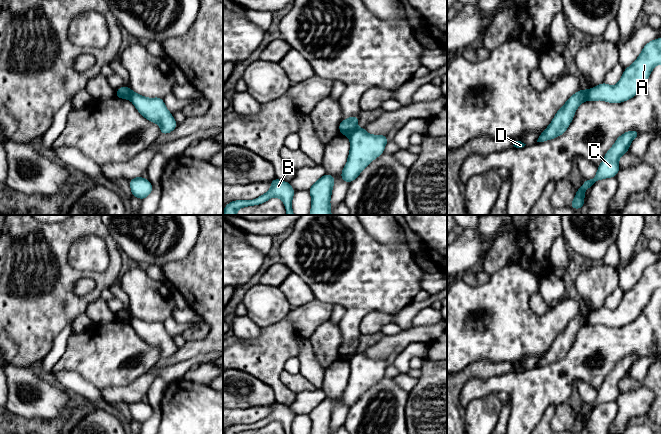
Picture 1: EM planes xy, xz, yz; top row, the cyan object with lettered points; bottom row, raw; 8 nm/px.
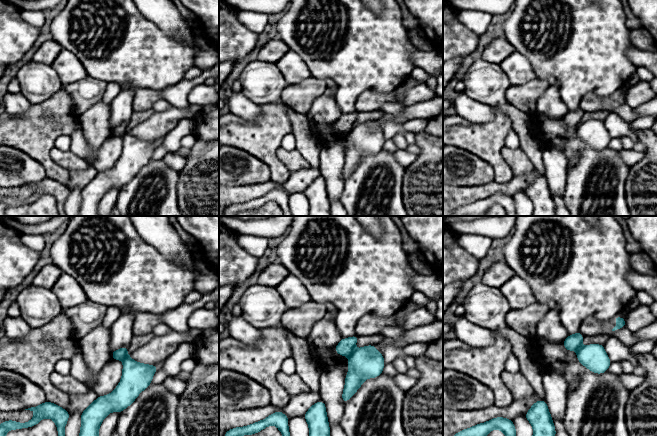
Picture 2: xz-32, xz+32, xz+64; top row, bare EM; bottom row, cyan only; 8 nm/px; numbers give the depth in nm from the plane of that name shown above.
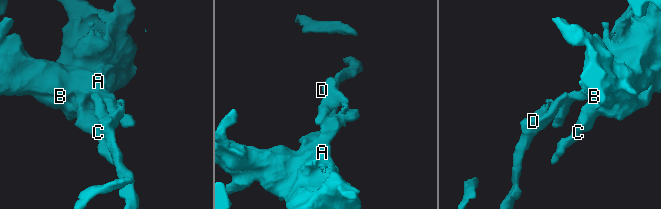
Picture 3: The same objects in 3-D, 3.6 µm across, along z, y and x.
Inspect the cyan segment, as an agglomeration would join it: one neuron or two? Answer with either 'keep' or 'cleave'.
cleave

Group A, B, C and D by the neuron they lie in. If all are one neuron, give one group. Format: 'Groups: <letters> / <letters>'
Groups: A B C / D

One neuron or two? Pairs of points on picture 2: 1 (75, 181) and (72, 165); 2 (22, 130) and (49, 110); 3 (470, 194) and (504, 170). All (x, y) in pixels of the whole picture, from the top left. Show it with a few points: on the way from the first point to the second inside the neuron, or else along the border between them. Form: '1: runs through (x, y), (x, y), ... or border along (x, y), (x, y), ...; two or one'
1: border along (90, 165), (84, 169), (70, 171); two
2: runs through (29, 130), (42, 117); one
3: border along (514, 176), (506, 182), (494, 181); two

